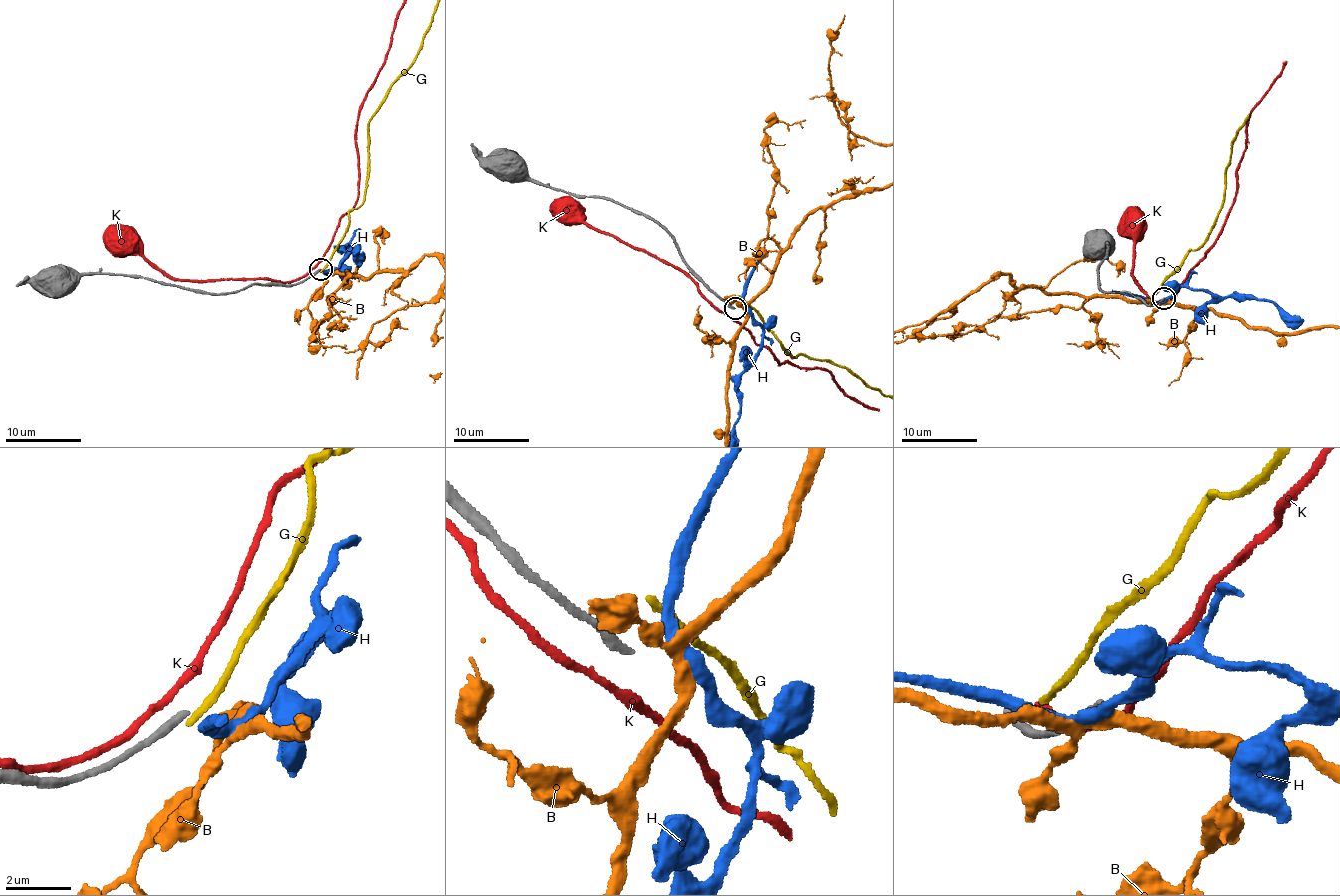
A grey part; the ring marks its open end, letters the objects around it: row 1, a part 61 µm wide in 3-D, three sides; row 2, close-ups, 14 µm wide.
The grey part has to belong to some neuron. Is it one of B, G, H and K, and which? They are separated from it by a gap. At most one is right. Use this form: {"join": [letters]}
{"join": []}

